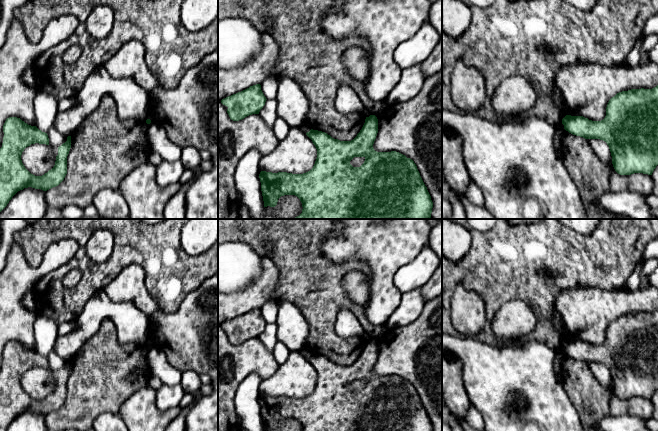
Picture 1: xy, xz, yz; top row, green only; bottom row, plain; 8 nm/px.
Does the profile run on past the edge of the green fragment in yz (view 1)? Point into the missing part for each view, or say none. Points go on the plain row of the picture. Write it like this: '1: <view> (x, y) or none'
1: none

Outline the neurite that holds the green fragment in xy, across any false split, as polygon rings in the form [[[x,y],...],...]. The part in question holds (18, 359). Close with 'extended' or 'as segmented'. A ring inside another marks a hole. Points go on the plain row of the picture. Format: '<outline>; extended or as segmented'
[[[17,341],[6,343],[3,356],[3,367],[0,372],[0,431],[6,431],[12,421],[24,412],[32,411],[47,415],[64,404],[67,398],[71,360],[58,371],[54,391],[42,400],[35,400],[25,392],[21,379],[31,368],[49,369],[47,357]]]; as segmented

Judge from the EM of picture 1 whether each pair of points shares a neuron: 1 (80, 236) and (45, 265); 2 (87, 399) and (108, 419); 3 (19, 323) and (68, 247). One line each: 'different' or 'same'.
1: different
2: different
3: same

